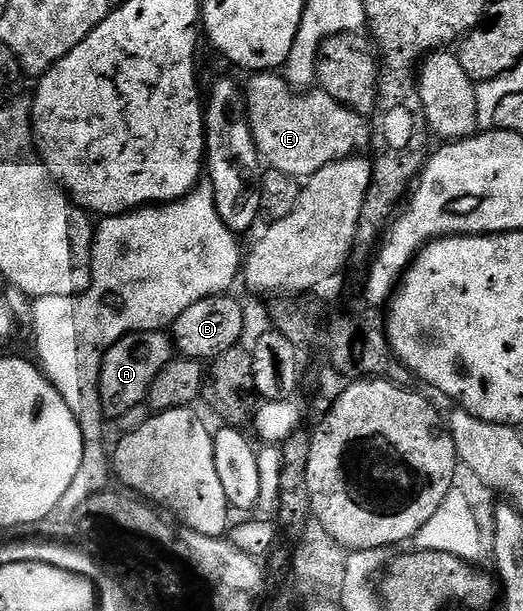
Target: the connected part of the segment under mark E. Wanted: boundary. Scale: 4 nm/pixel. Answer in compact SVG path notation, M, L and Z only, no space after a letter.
M257 72L252 75L249 83L244 83L245 110L249 114L249 127L257 145L257 153L273 165L272 169L286 178L294 180L309 179L313 173L319 172L324 166L335 164L339 160L350 157L354 153L357 141L361 138L362 115L351 108L339 104L327 92L318 88L309 88L298 92L277 72Z

